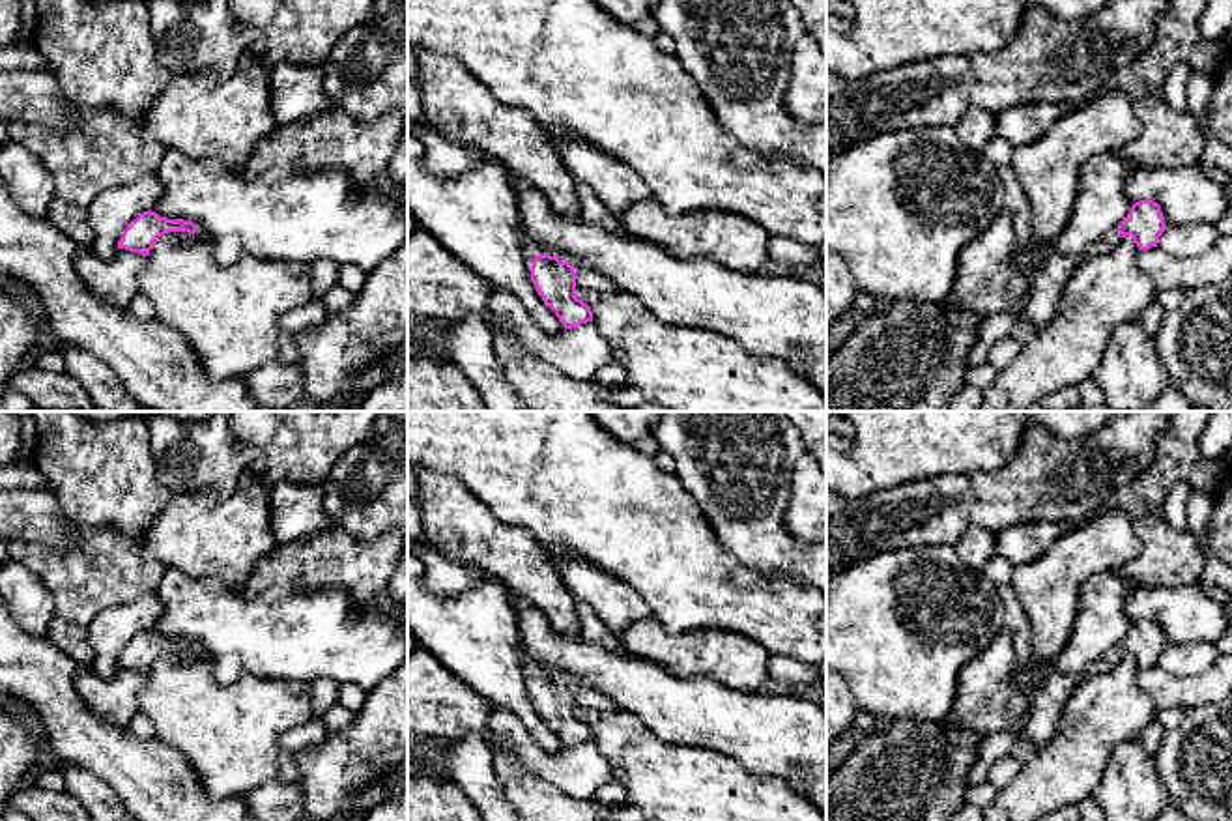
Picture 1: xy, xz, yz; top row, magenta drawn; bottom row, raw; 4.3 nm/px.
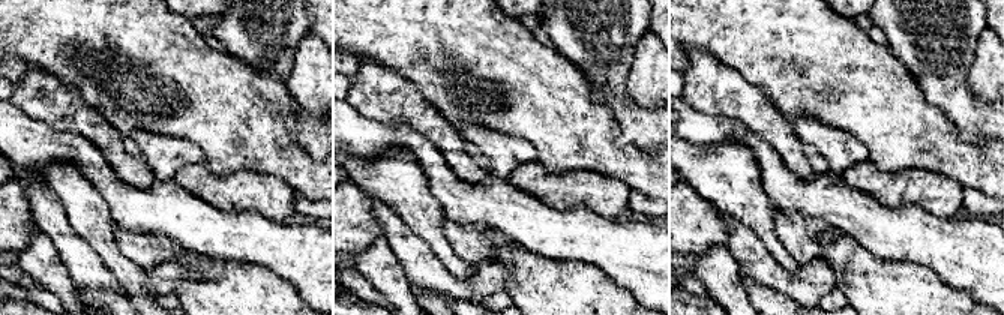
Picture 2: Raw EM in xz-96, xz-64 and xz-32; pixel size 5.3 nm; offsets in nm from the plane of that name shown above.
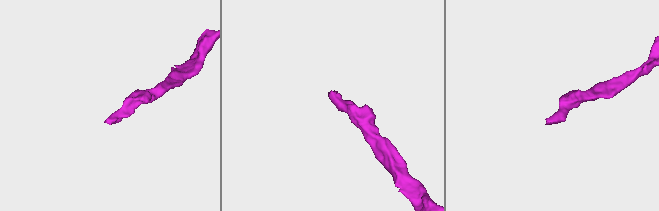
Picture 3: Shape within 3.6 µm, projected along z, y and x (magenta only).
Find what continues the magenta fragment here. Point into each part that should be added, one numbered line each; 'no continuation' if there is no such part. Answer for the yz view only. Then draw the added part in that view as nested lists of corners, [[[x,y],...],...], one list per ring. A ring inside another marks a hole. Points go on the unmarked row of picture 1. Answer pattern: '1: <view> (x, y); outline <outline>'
1: yz (1045, 702); outline [[[1118,647],[1110,649],[1107,656],[1090,664],[1079,677],[1064,675],[1053,666],[1039,671],[1041,683],[1036,684],[1032,675],[1024,670],[1017,670],[1013,683],[1028,699],[1024,713],[1024,729],[1019,741],[1026,741],[1038,748],[1045,746],[1058,731],[1060,716],[1066,709],[1066,701],[1075,690],[1082,675],[1094,675],[1112,670],[1122,660]]]

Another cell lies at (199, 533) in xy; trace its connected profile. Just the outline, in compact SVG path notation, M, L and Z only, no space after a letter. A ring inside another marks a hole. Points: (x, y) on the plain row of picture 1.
M245 471L228 497L211 492L178 494L142 535L146 559L191 576L217 576L228 589L241 591L258 561L279 544L312 537L331 526L320 484L279 483L267 486L262 471Z

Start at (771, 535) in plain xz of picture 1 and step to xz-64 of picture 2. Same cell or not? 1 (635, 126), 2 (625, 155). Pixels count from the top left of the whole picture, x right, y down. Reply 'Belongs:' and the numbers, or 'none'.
Belongs: 1

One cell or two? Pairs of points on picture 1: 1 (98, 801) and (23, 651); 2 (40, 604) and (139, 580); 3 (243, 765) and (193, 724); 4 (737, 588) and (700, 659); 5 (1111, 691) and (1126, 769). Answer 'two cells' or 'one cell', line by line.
1: two cells
2: two cells
3: one cell
4: two cells
5: two cells

